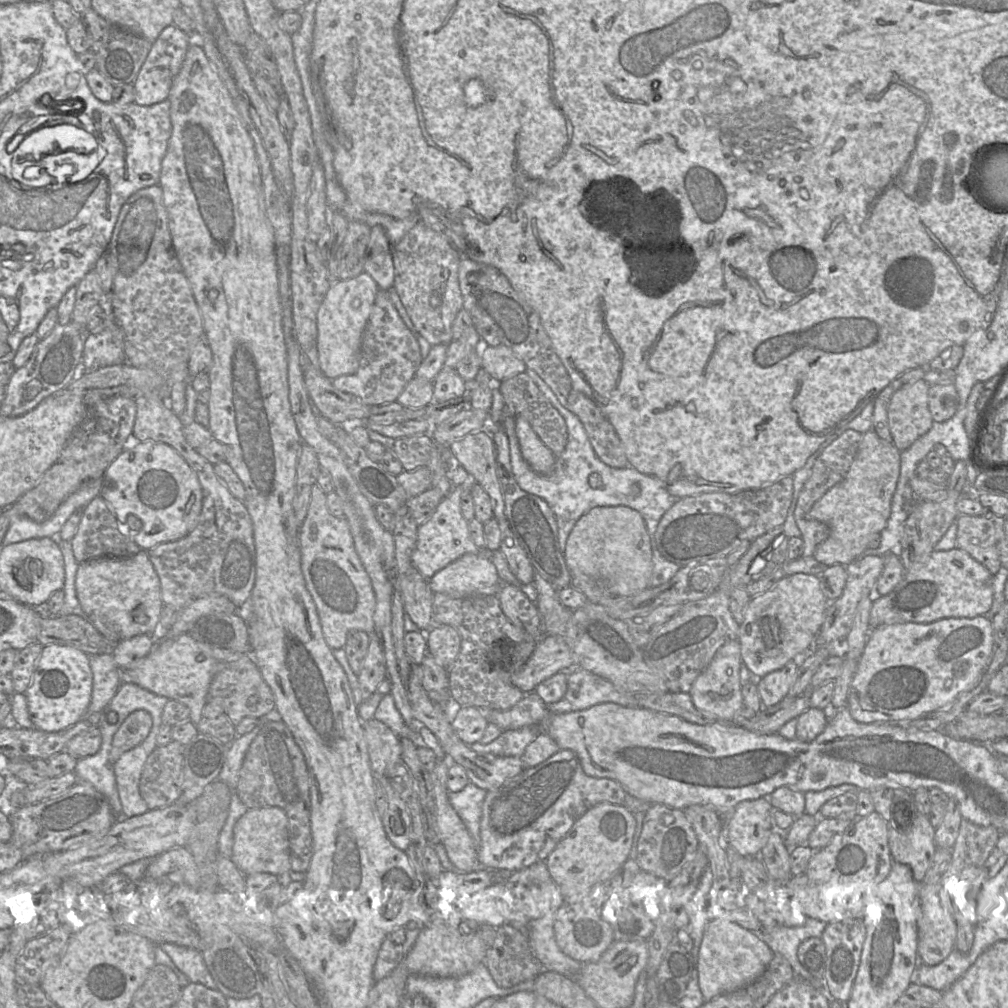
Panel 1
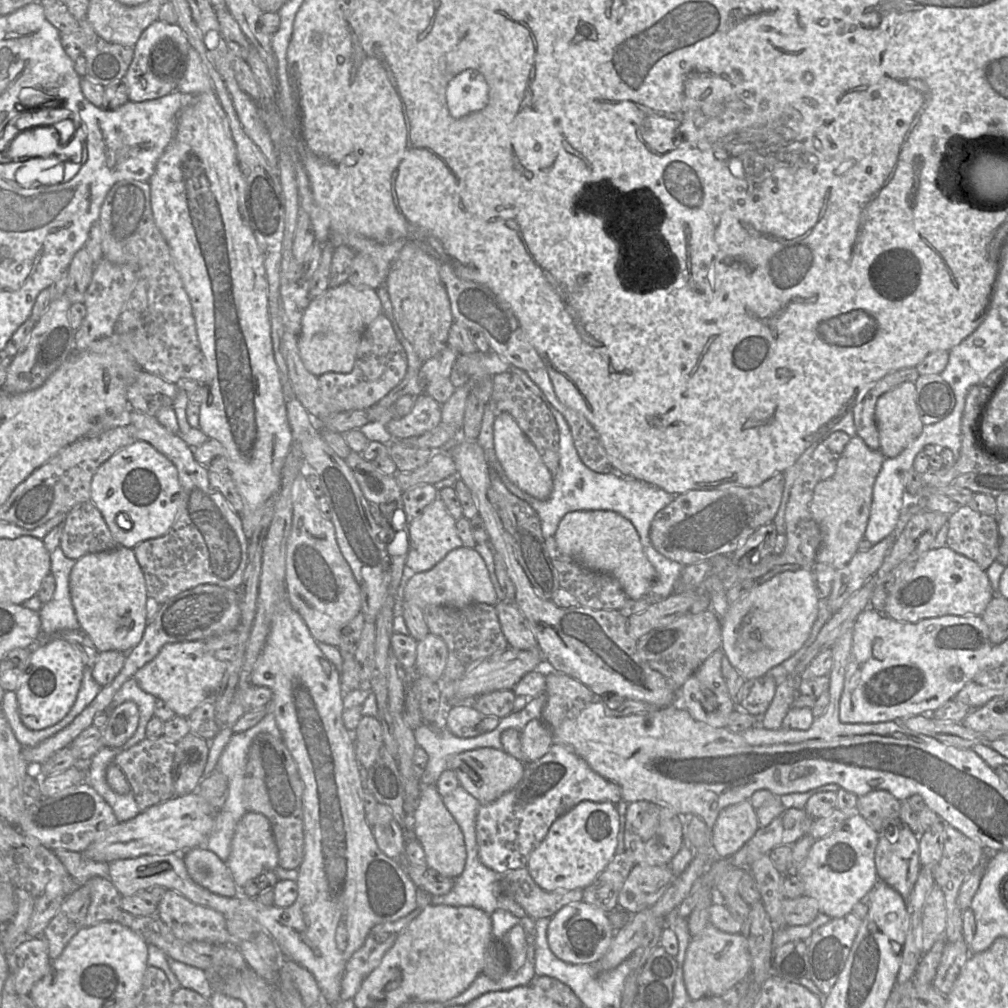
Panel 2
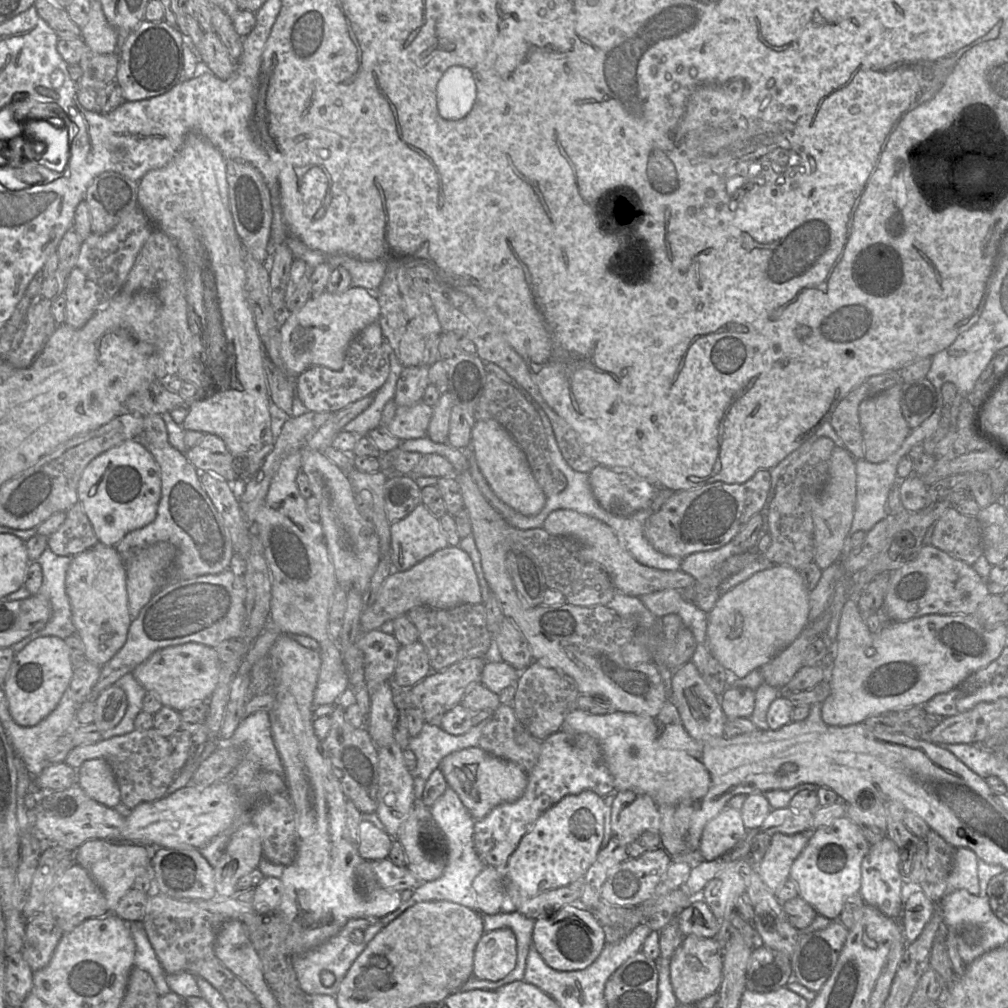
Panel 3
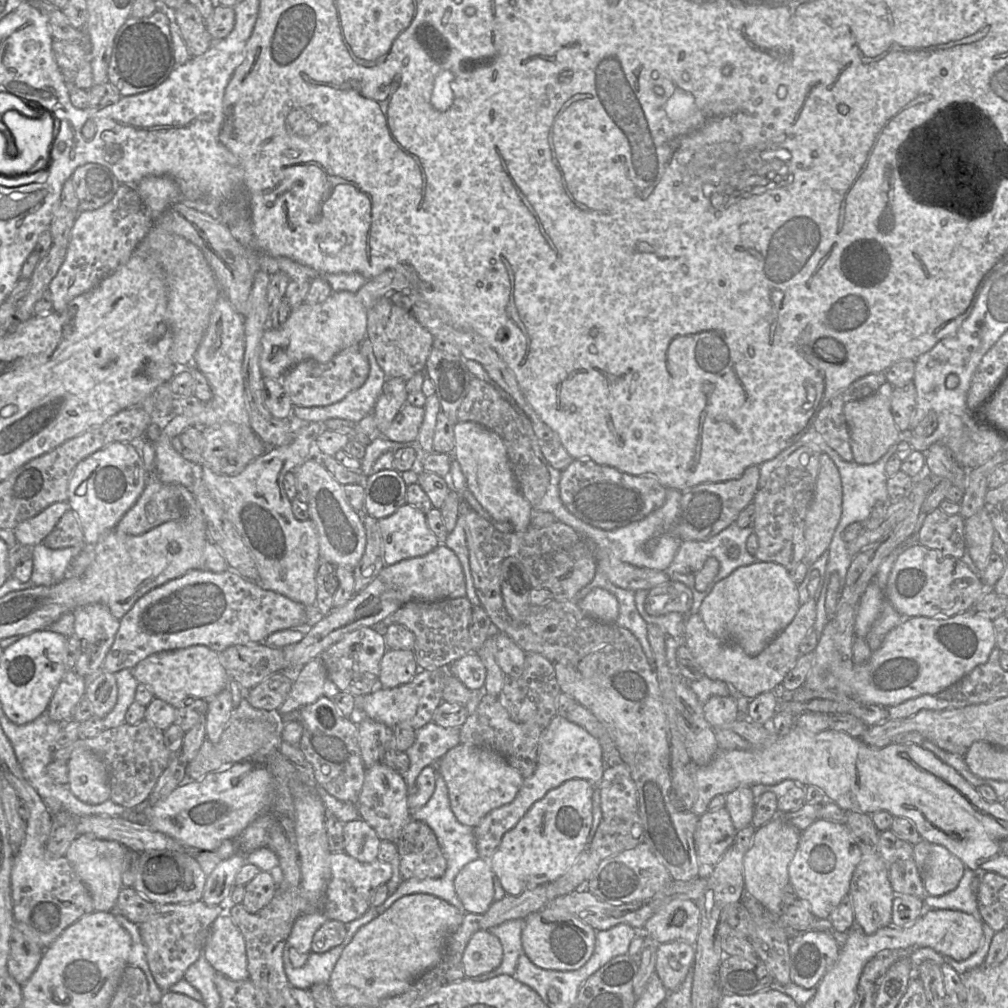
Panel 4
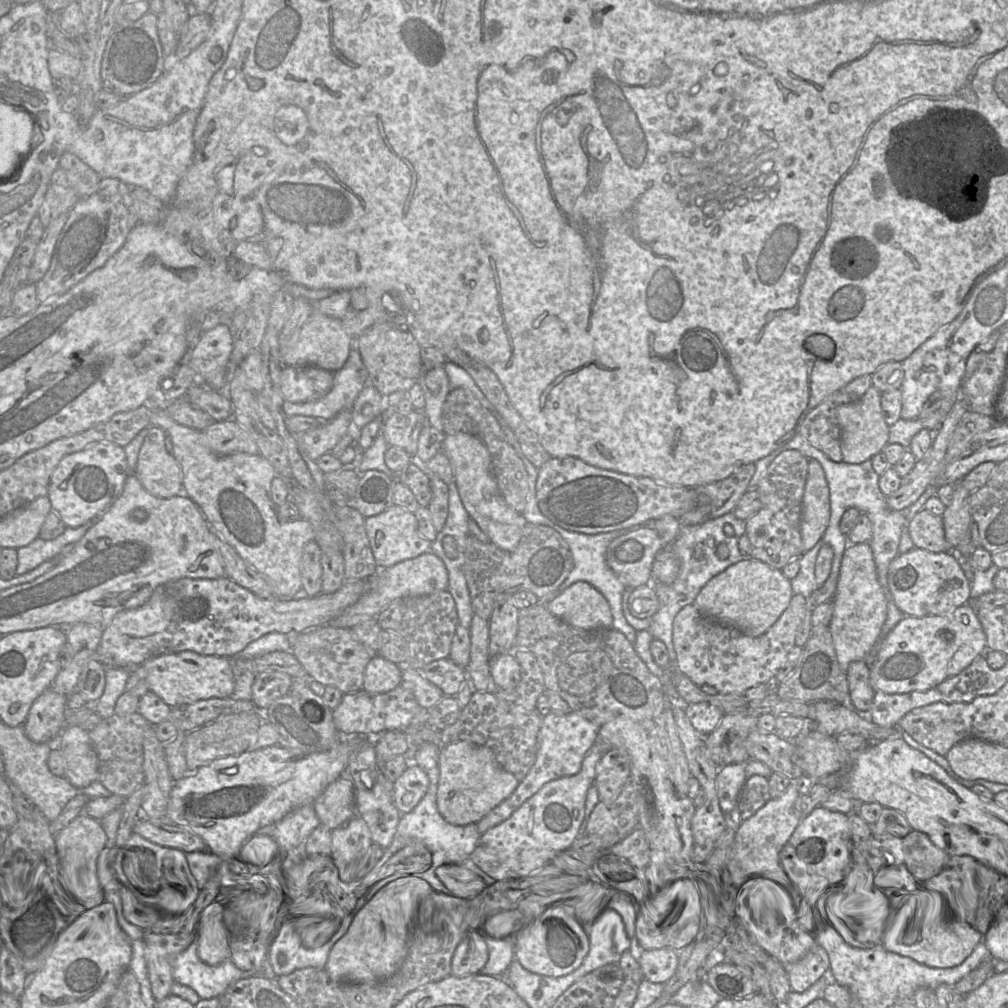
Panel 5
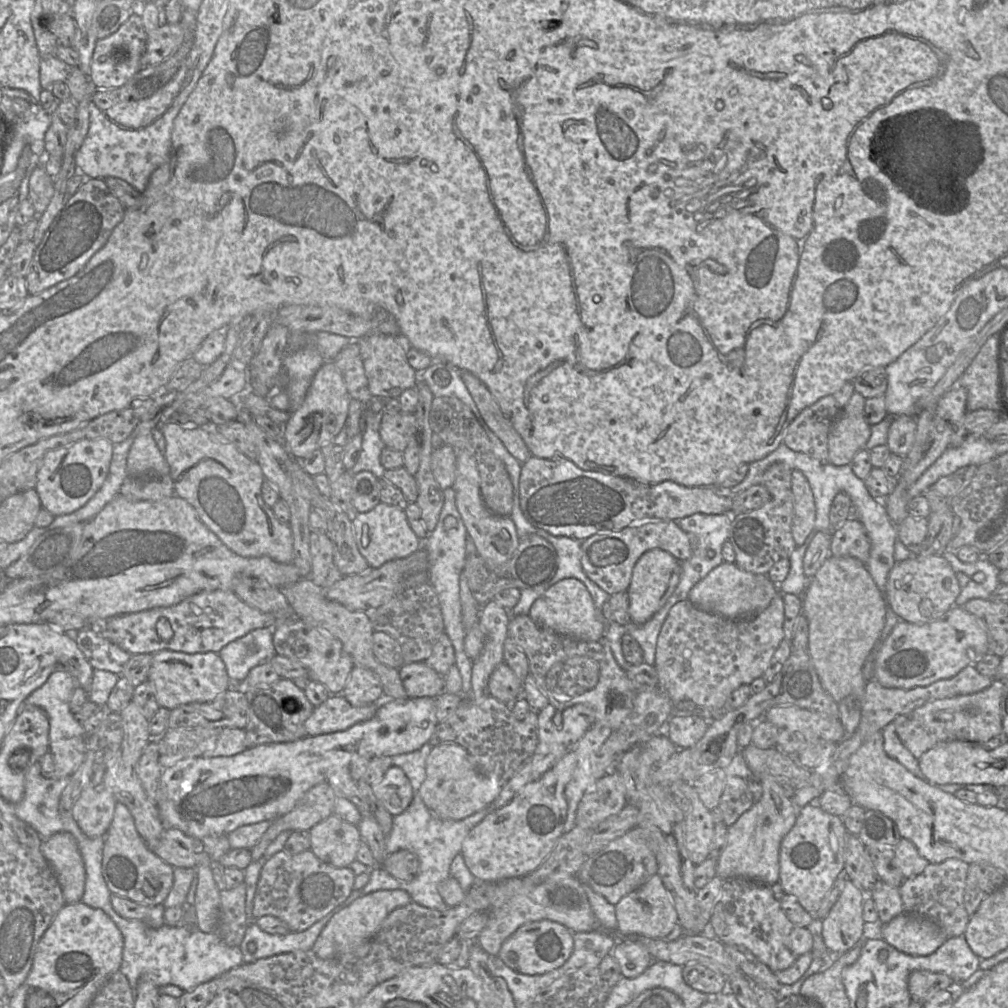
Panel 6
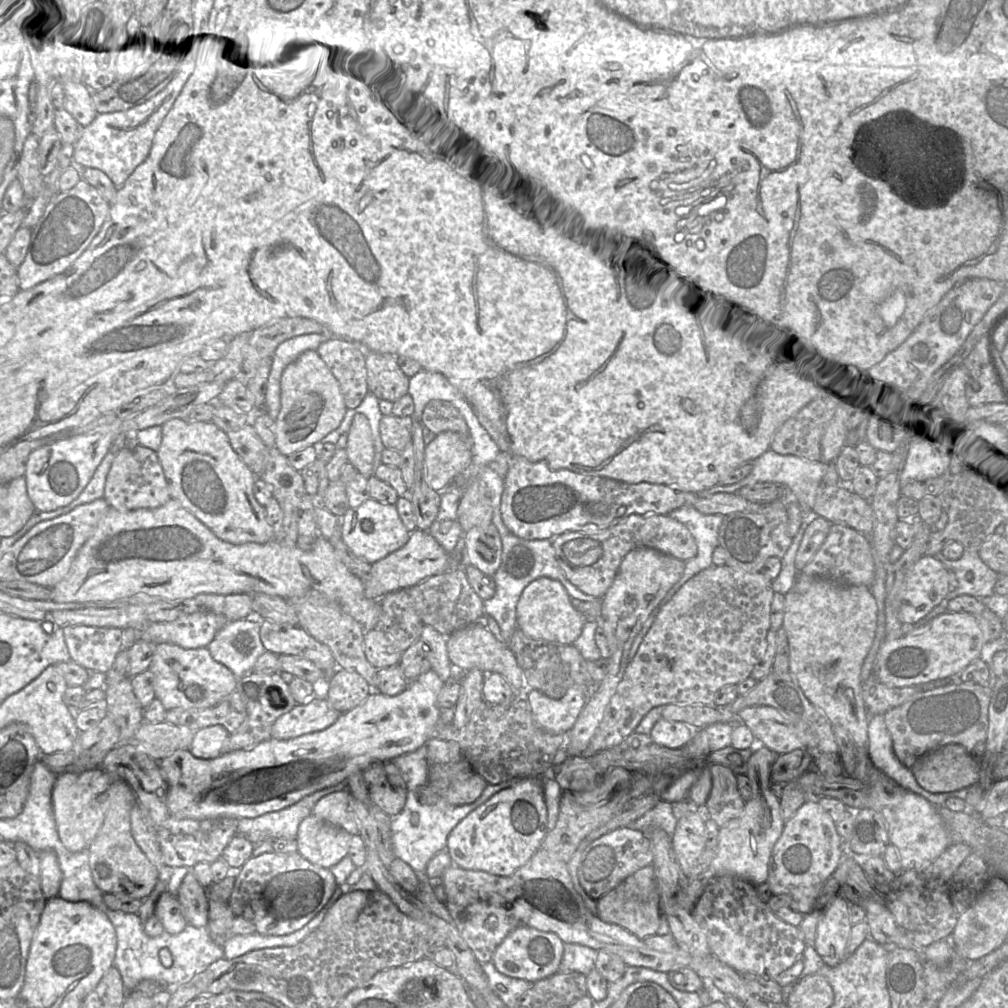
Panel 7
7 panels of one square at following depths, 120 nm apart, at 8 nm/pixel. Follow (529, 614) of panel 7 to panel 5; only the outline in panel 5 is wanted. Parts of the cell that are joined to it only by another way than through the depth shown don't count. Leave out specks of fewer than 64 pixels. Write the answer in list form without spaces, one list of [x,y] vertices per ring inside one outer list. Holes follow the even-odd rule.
[[[575,582],[544,604],[553,615],[576,628],[594,631],[612,627],[608,601],[588,582]]]

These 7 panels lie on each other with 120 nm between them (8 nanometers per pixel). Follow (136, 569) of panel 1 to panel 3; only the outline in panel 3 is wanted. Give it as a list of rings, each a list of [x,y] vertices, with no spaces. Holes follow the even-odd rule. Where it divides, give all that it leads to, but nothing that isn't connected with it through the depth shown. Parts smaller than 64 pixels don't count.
[[[98,543],[75,555],[66,573],[66,593],[72,609],[76,634],[85,646],[87,661],[99,666],[106,664],[125,644],[133,618],[129,614],[127,597],[127,564],[113,546]]]

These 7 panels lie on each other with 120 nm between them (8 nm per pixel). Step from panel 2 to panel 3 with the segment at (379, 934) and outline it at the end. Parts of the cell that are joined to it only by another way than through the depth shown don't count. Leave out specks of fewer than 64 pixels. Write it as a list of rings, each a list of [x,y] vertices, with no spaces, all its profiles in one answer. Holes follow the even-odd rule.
[[[405,891],[403,893],[404,900],[400,907],[382,917],[382,918],[352,918],[341,929],[342,931],[335,938],[334,936],[321,944],[320,946],[300,955],[294,955],[292,958],[293,969],[296,974],[298,986],[303,994],[306,996],[312,995],[326,995],[335,996],[339,990],[339,986],[348,970],[363,952],[368,943],[391,921],[396,919],[408,907],[414,905],[416,902],[411,898],[412,891]],[[325,972],[330,972],[335,976],[335,982],[331,986],[325,986],[322,983],[322,975]]]

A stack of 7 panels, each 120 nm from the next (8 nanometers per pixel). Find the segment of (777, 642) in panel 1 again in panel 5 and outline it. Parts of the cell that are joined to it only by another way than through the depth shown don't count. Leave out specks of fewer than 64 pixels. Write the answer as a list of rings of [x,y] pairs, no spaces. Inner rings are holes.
[[[751,558],[729,566],[700,590],[694,608],[704,617],[758,637],[767,632],[788,608],[794,596],[791,580],[781,570]]]

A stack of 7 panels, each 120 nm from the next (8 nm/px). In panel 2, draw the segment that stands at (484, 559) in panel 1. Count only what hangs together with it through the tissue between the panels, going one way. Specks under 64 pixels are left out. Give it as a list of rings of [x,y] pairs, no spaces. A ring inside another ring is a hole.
[[[459,547],[450,551],[433,568],[416,573],[402,588],[402,602],[421,608],[431,605],[461,609],[471,604],[496,605],[498,596],[481,555],[474,548]]]

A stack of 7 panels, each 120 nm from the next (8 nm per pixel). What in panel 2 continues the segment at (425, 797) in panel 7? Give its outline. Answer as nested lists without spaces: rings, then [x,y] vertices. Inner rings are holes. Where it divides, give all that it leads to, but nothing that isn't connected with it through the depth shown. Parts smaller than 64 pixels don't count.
[[[485,747],[454,755],[448,762],[447,769],[453,770],[459,785],[475,797],[481,805],[485,805],[516,787],[523,777],[525,766],[523,762],[502,749]]]

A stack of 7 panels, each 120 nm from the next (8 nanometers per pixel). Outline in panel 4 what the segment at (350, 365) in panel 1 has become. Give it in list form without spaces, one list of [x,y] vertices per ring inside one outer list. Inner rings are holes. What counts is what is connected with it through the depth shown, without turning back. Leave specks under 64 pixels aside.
[[[334,292],[326,301],[319,304],[303,303],[293,309],[280,328],[265,330],[261,338],[259,358],[262,375],[281,380],[302,361],[331,361],[341,351],[360,344],[366,338],[367,321],[368,310],[352,292]]]

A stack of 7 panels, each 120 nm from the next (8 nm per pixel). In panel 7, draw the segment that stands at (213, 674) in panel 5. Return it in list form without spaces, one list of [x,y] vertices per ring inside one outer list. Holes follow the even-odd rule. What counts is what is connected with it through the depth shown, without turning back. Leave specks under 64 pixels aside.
[[[161,643],[156,647],[149,669],[155,676],[156,697],[166,710],[215,706],[236,689],[238,681],[229,668],[211,656],[207,647],[186,649]]]

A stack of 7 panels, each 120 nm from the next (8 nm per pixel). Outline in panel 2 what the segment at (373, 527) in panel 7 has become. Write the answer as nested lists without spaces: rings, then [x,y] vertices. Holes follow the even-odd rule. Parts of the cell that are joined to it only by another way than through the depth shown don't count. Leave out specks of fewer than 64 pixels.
[[[437,498],[431,502],[417,518],[408,526],[409,550],[406,567],[415,573],[425,572],[433,568],[450,551],[462,547],[462,541],[456,531],[456,519],[451,516],[444,502]]]

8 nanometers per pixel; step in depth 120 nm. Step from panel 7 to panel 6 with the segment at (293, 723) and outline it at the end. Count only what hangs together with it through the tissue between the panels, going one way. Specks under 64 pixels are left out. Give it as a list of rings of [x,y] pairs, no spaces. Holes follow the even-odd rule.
[[[341,694],[330,697],[315,707],[304,726],[308,736],[344,731],[374,717],[380,702],[361,707],[352,706]]]

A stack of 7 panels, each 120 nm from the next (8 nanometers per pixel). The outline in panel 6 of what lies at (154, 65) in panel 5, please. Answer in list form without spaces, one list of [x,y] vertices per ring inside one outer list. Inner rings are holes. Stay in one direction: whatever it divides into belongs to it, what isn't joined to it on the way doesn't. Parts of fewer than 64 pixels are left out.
[[[133,13],[113,34],[96,42],[89,80],[96,89],[117,88],[141,70],[141,57],[146,49],[147,32],[139,14]]]

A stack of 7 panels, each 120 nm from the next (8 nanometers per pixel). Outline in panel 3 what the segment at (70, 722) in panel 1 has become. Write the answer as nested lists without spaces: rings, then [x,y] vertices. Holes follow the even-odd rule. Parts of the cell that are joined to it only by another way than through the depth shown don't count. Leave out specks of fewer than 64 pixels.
[[[38,637],[16,652],[2,686],[13,720],[20,726],[31,727],[46,718],[68,689],[73,671],[69,648],[59,637]]]

